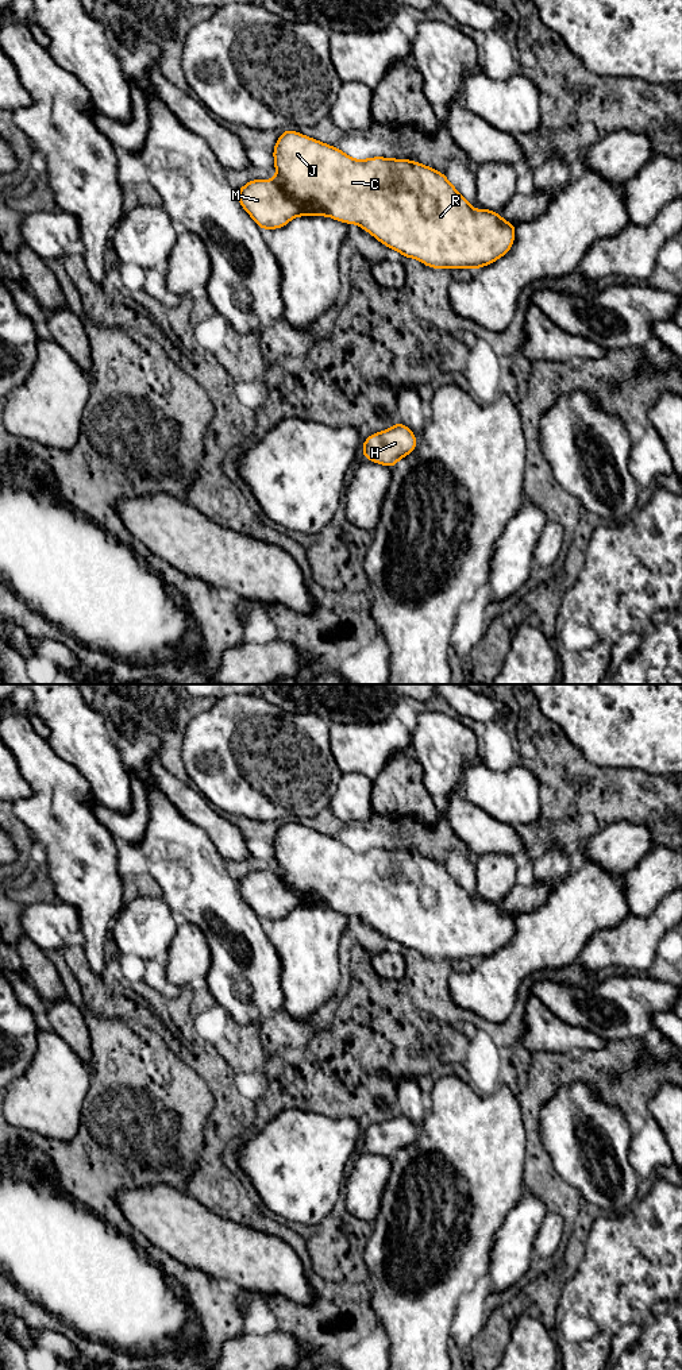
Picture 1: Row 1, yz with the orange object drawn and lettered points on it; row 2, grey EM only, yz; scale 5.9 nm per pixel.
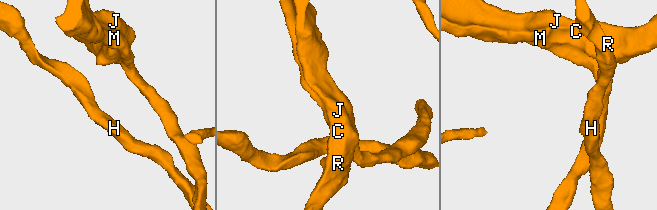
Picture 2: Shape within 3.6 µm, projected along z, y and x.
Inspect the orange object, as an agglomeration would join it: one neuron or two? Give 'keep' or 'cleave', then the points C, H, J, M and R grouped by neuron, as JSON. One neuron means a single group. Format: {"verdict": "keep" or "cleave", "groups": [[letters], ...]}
{"verdict": "keep", "groups": [["C", "H", "J", "M", "R"]]}

